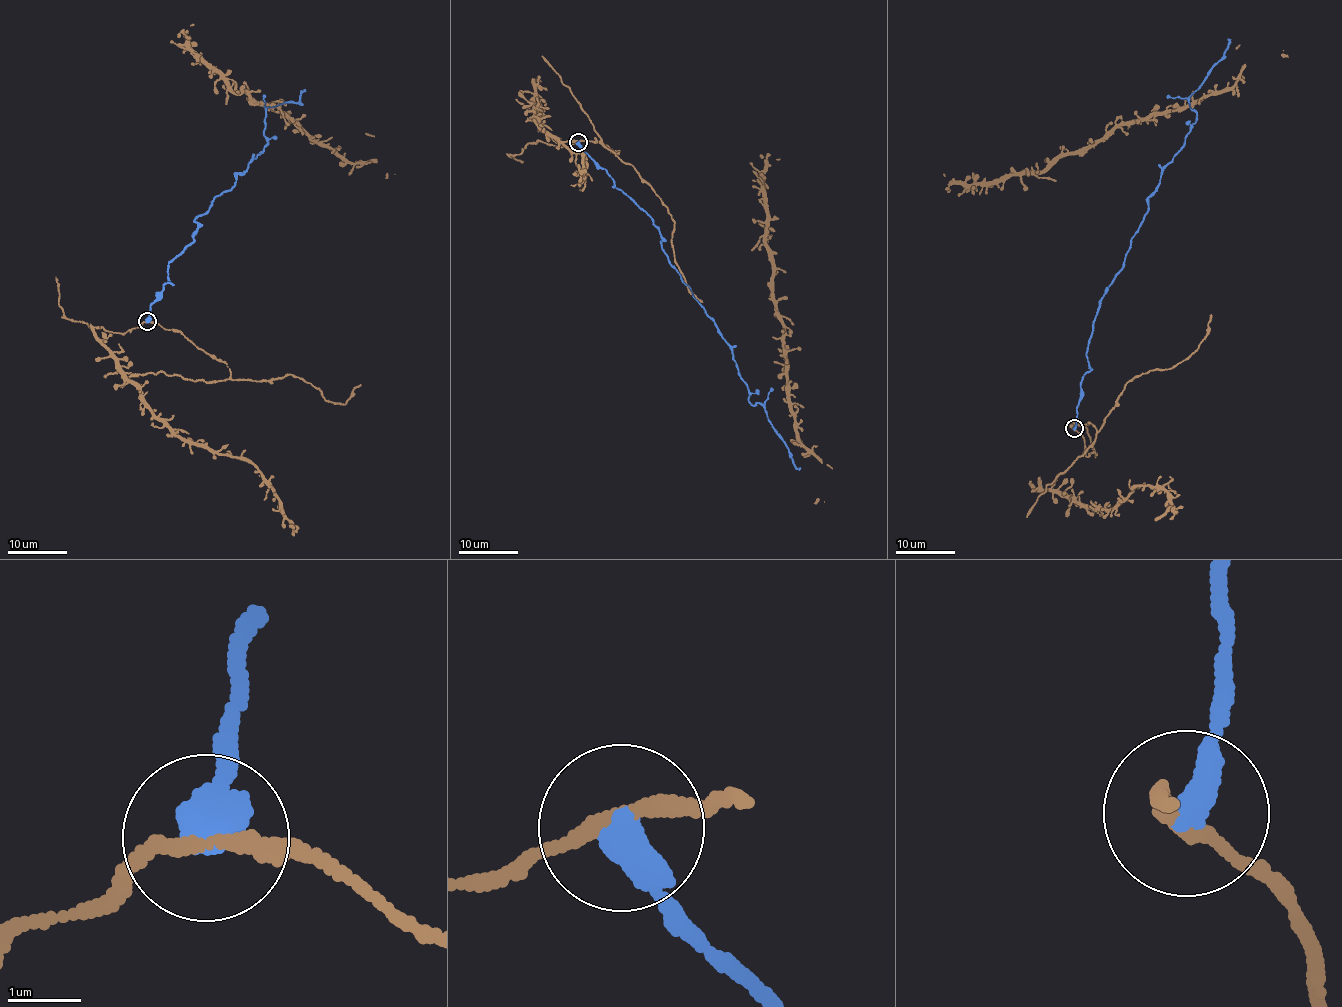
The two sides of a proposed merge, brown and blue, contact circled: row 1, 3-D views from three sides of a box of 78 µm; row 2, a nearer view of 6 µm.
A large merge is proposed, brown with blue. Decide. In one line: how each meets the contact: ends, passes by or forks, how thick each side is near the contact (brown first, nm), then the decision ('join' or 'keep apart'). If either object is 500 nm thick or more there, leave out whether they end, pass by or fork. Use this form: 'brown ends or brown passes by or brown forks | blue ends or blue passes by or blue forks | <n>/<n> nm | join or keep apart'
brown passes by | blue ends | 190/480 nm | keep apart

